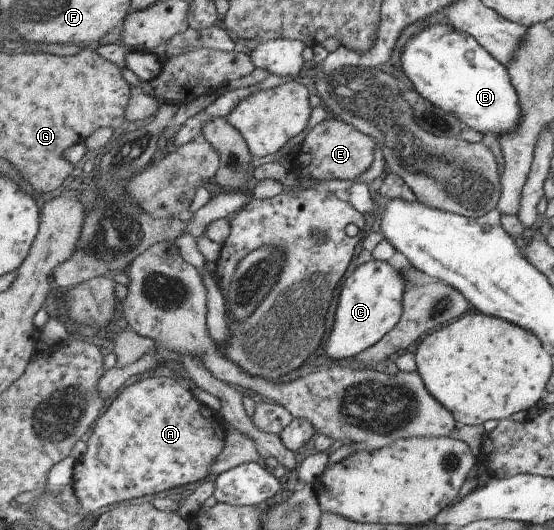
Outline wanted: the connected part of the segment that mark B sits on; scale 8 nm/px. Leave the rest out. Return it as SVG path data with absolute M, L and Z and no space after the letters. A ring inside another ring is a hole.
M452 23L427 25L416 35L408 38L400 54L401 70L413 83L415 90L422 98L454 114L460 122L481 132L482 135L492 132L497 134L498 138L504 134L514 134L522 124L524 112L520 108L520 97L512 84L512 77L508 74L506 65L496 60L496 57L492 56L492 53L488 52L488 49L484 48L474 36L460 32Z

